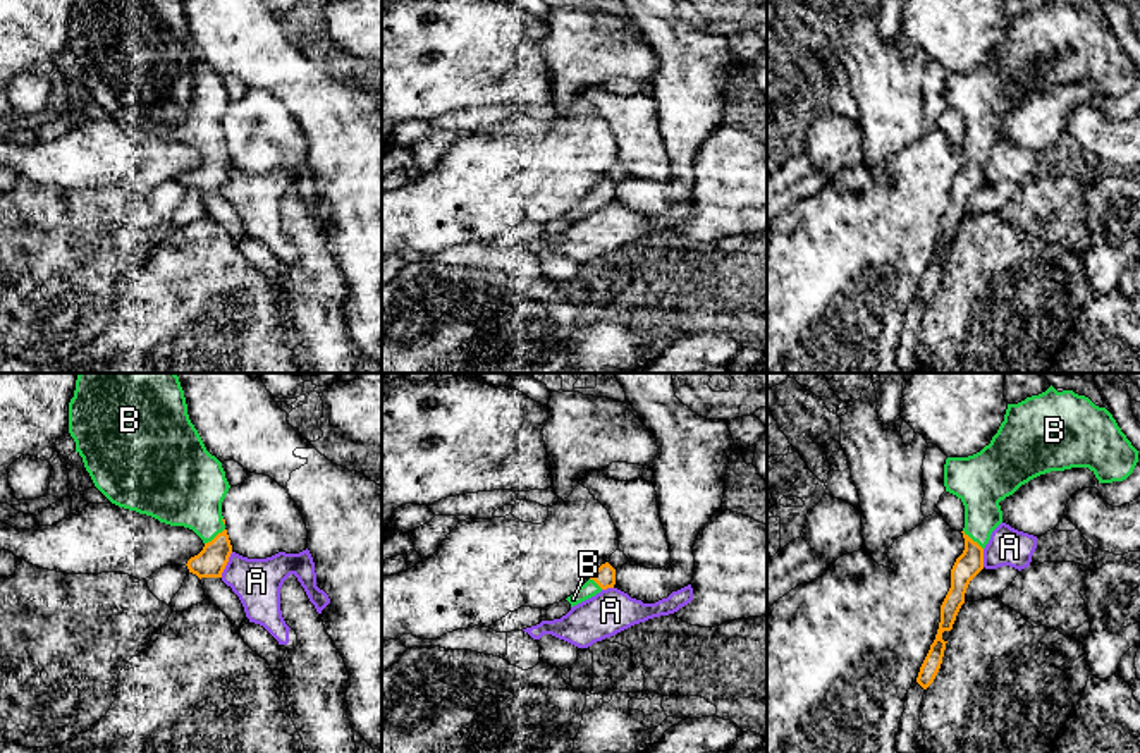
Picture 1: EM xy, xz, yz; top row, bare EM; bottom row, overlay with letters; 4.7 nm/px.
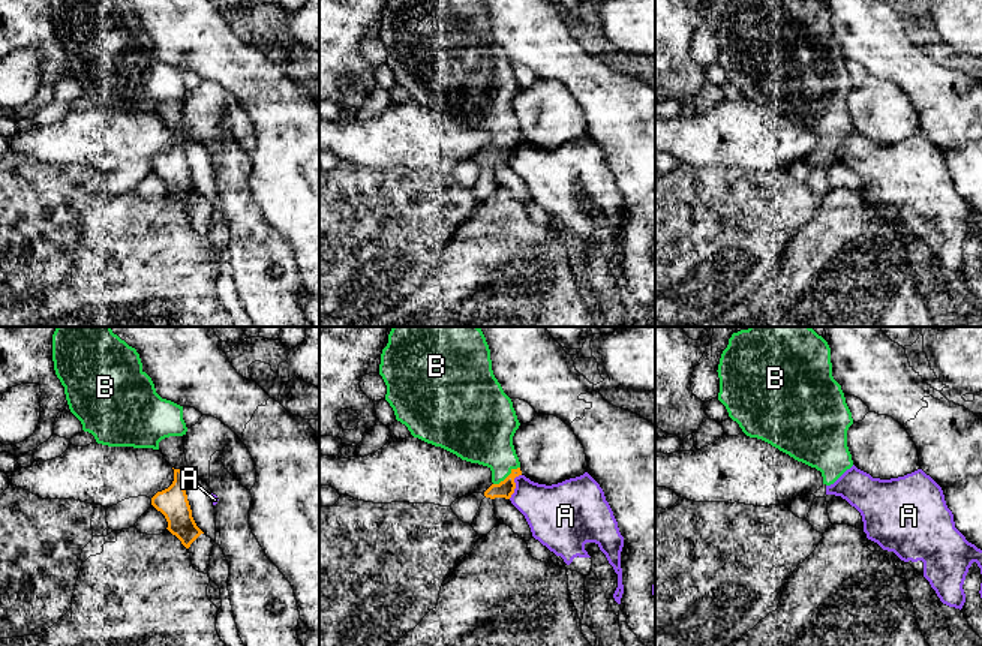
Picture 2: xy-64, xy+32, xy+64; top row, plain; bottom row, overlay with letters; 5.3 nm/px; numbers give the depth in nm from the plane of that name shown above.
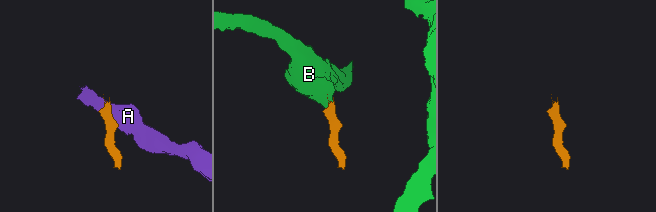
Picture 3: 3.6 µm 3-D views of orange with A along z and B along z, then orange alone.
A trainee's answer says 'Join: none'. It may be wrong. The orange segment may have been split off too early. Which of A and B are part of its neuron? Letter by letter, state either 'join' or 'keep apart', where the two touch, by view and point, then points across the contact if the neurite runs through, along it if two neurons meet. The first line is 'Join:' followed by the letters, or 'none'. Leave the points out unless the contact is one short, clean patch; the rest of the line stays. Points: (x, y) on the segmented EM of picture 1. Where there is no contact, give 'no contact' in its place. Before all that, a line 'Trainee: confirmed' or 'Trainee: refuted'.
Trainee: refuted
Join: B
A: keep apart; contact xy (226, 564); border xy (232, 552), (220, 576)
B: join; contact yz (972, 540); way yz (970, 563), (972, 540), (980, 520), (980, 489)

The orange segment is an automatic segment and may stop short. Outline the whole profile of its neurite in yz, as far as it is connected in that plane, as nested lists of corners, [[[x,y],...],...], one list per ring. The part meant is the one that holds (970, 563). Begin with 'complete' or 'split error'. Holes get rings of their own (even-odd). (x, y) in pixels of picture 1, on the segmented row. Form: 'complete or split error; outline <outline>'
split error; outline [[[1052,385],[1018,404],[1008,404],[1004,421],[990,444],[968,457],[947,457],[944,464],[946,492],[956,495],[965,505],[965,550],[951,569],[951,588],[941,605],[941,622],[934,643],[920,667],[916,683],[927,689],[942,664],[946,643],[944,631],[951,631],[965,603],[970,581],[984,569],[984,548],[992,531],[1002,523],[999,502],[1013,495],[1030,480],[1071,468],[1088,468],[1099,483],[1126,480],[1138,462],[1138,450],[1118,426],[1106,407],[1095,406],[1088,397],[1073,390],[1057,392]]]

